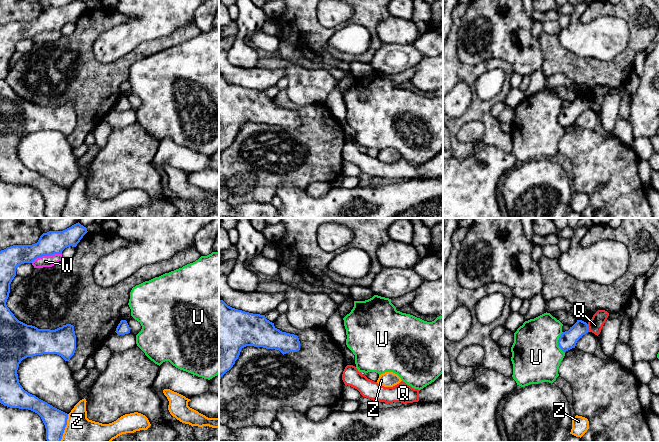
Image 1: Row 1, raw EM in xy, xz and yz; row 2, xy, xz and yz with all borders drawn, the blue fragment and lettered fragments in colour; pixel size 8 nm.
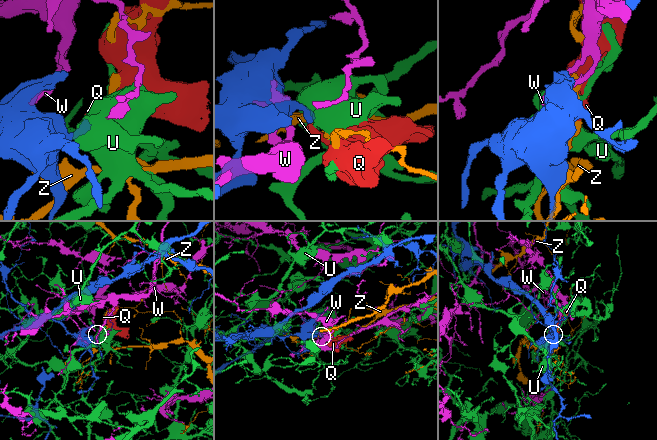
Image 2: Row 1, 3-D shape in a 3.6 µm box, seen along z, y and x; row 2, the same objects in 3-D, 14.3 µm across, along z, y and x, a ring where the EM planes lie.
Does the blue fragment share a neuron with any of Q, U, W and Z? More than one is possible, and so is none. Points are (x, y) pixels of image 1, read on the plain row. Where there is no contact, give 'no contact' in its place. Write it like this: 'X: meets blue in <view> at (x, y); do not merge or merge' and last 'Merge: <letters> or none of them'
Q: meets blue in yz at (588, 104); do not merge
U: meets blue in yz at (558, 118); do not merge
W: meets blue in xy at (46, 31); do not merge
Z: meets blue in xy at (64, 204); do not merge
Merge: none of them

